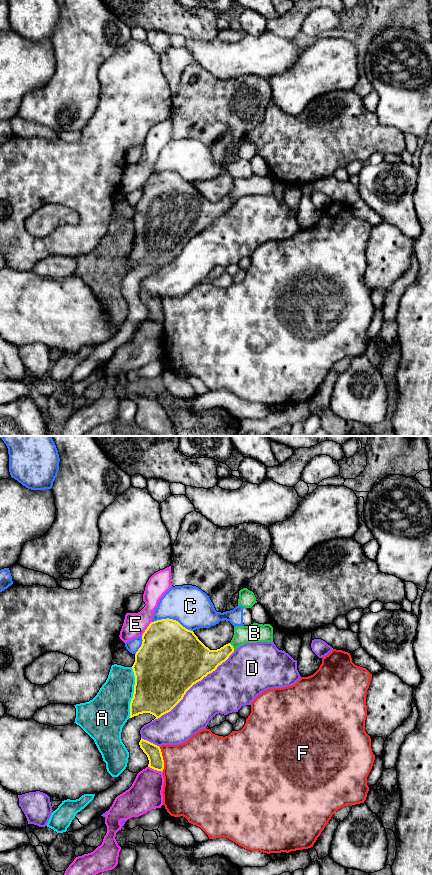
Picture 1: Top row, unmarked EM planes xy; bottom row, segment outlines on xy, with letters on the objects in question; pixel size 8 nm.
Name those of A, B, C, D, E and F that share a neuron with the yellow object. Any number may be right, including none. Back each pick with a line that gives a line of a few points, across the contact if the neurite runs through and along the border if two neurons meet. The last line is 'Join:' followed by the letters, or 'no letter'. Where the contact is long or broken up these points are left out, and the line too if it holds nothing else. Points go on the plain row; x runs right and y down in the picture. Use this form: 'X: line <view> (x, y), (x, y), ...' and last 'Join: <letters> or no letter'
B: line xy (205, 213), (221, 207), (232, 198), (244, 186), (254, 185)
Join: B

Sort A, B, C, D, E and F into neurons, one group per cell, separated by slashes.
A / B / C / D / E / F

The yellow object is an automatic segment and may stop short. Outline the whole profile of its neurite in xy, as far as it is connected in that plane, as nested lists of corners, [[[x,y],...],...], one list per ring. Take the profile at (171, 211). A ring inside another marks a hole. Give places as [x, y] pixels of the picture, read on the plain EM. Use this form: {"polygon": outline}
{"polygon": [[[167,170],[151,174],[143,185],[142,192],[132,218],[135,237],[129,270],[150,265],[158,271],[170,264],[194,236],[215,223],[238,199],[246,195],[272,194],[273,179],[255,174],[249,178],[236,178],[230,195],[220,201],[210,202],[193,183],[178,173]]]}

